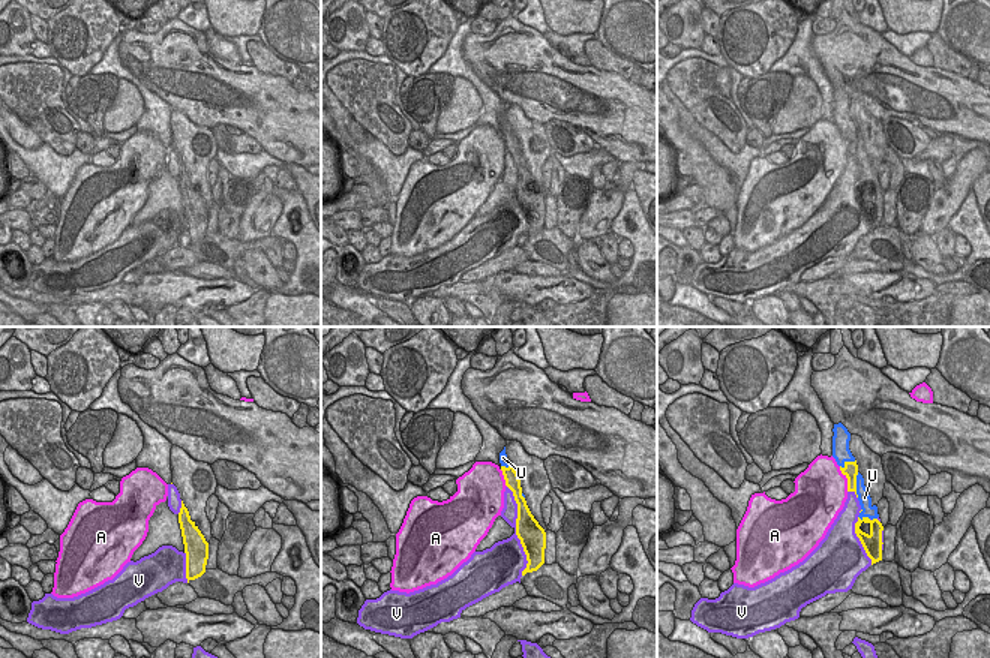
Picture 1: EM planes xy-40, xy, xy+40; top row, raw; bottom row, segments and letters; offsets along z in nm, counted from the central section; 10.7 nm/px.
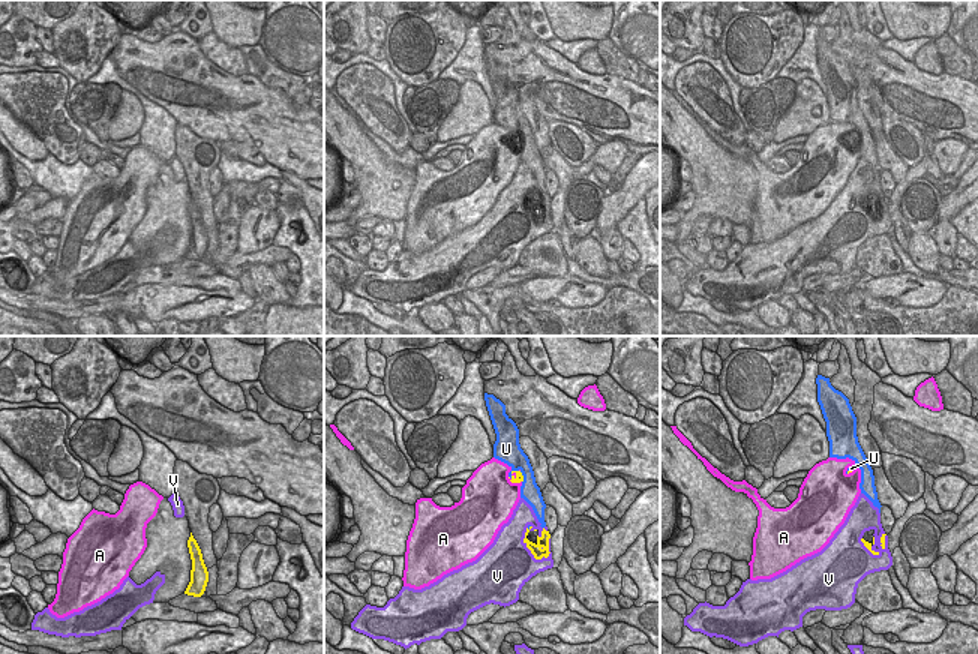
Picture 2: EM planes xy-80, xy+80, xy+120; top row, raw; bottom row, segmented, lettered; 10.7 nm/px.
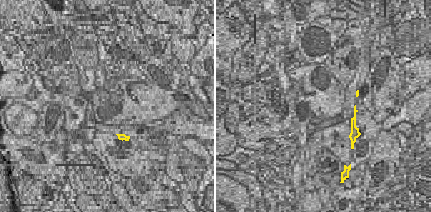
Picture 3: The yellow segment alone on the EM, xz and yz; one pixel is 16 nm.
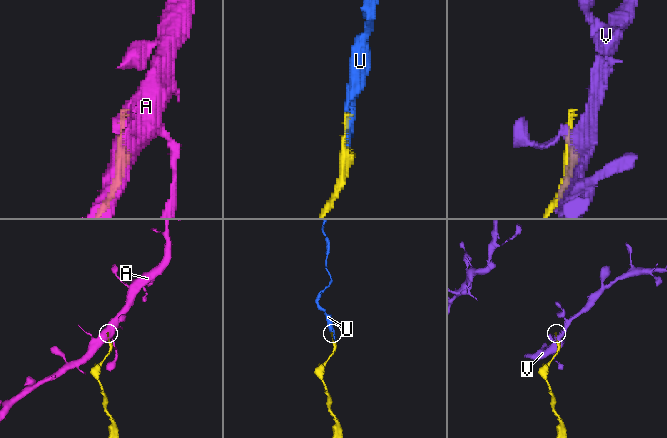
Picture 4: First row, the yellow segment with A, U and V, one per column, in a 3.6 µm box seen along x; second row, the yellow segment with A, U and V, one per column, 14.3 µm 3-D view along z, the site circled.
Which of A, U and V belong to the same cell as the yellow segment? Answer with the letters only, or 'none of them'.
U

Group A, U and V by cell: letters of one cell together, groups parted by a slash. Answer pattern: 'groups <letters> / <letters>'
groups A / U / V

